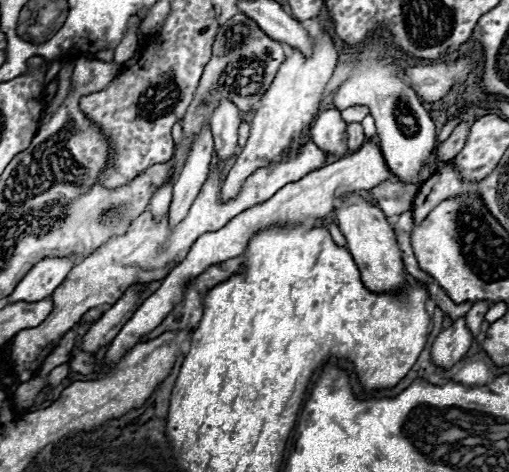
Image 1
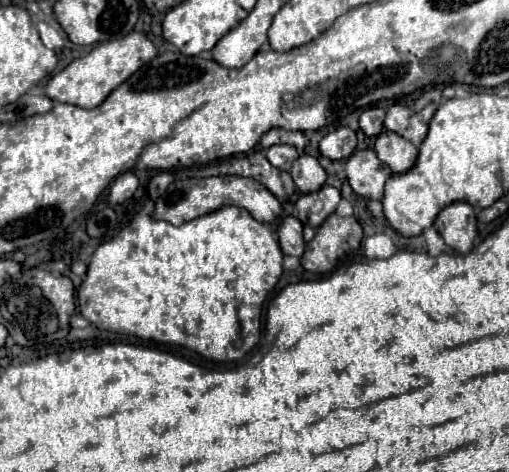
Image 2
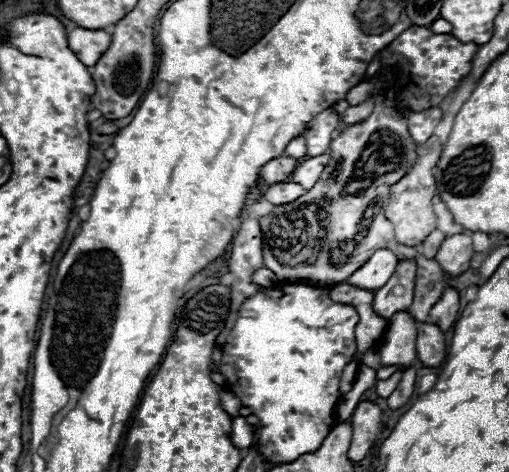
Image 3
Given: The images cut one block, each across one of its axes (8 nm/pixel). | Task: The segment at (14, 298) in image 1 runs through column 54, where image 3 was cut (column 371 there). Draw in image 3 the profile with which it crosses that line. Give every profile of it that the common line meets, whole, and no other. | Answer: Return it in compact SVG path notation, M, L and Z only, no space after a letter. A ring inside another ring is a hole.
M382 248L376 250L372 258L362 268L358 268L348 280L352 280L352 284L360 284L360 288L378 290L394 274L396 264L398 264L398 256L390 248Z

